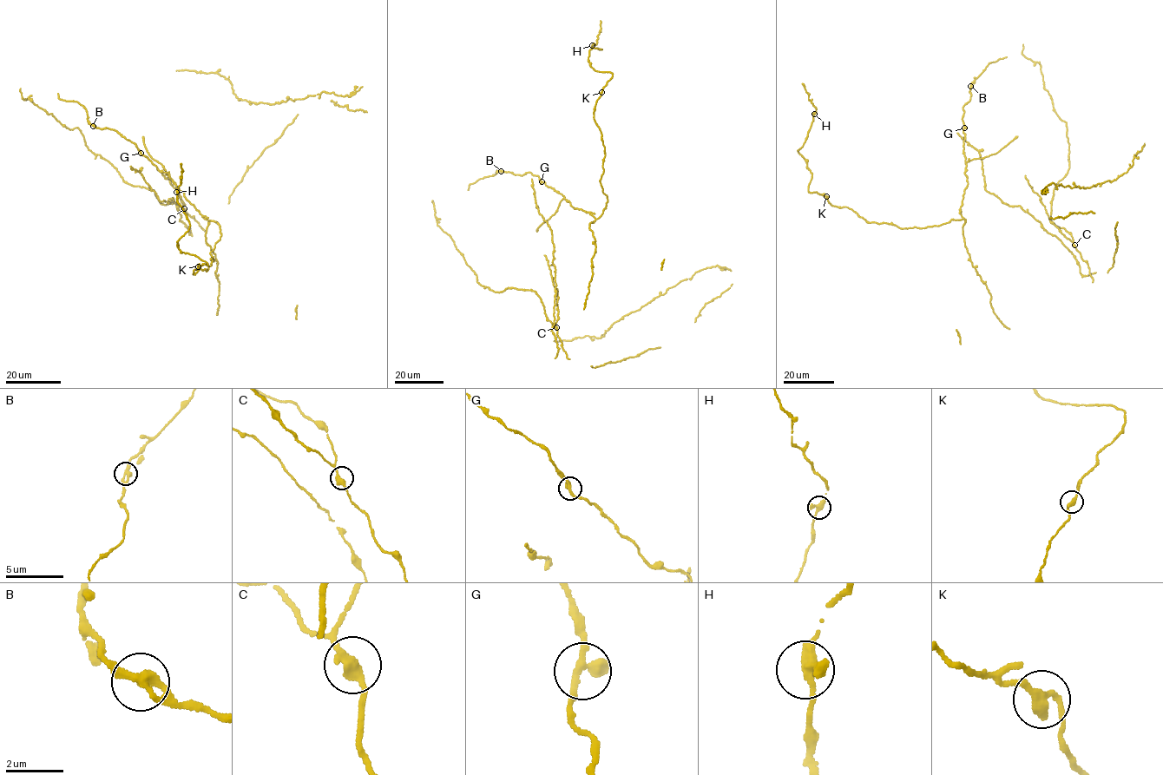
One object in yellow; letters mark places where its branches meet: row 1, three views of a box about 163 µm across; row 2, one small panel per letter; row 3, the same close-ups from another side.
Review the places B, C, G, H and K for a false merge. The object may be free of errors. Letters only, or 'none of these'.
none of these

